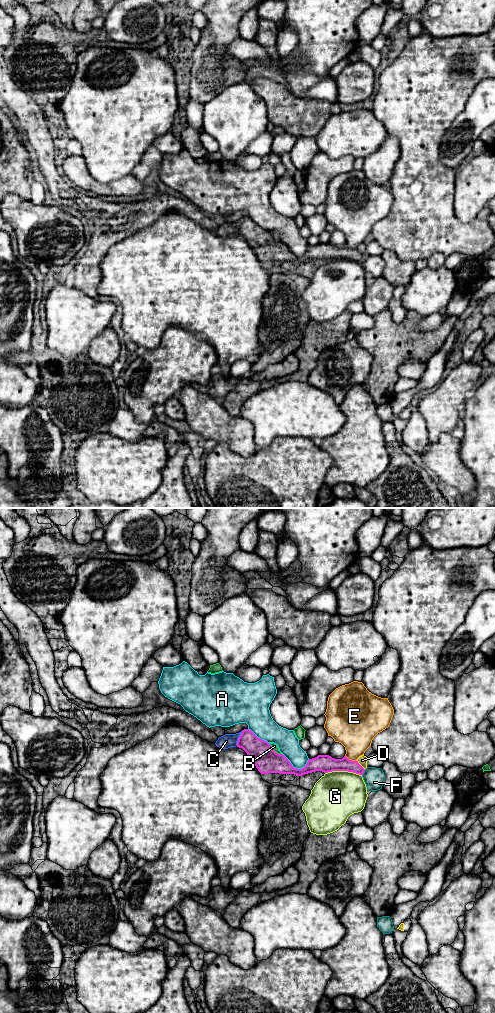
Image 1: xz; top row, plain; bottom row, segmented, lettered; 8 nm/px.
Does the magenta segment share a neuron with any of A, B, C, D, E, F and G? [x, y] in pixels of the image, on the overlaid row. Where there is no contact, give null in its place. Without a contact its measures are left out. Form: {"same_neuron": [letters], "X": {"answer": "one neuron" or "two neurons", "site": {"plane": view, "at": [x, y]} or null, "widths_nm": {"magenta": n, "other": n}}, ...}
{"same_neuron": ["C"], "A": {"answer": "two neurons", "site": {"plane": "xz", "at": [295, 768]}, "widths_nm": {"magenta": 200, "other": 170}}, "B": {"answer": "two neurons", "site": {"plane": "xz", "at": [273, 750]}, "widths_nm": {"magenta": 200, "other": 50}}, "C": {"answer": "one neuron", "site": {"plane": "xz", "at": [238, 738]}, "widths_nm": {"magenta": 190, "other": 120}}, "D": {"answer": "two neurons", "site": {"plane": "xz", "at": [360, 765]}, "widths_nm": {"magenta": 120, "other": 80}}, "E": {"answer": "two neurons", "site": {"plane": "xz", "at": [351, 760]}, "widths_nm": {"magenta": 140, "other": 320}}, "F": {"answer": "two neurons", "site": {"plane": "xz", "at": [363, 772]}, "widths_nm": {"magenta": 110, "other": 160}}, "G": {"answer": "two neurons", "site": {"plane": "xz", "at": [343, 770]}, "widths_nm": {"magenta": 140, "other": 380}}}

